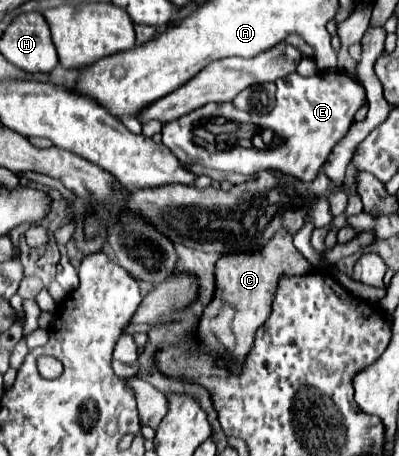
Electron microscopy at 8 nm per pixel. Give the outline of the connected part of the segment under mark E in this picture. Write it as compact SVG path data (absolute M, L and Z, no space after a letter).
M329 70L317 72L315 76L303 78L299 74L289 74L281 80L277 80L277 106L263 116L247 114L243 110L233 108L231 102L225 104L205 104L187 116L167 122L161 128L163 144L171 148L171 152L181 160L189 164L201 164L205 168L213 170L227 170L227 172L239 172L239 174L253 174L261 168L277 168L285 174L291 174L303 182L313 182L323 168L327 156L331 154L333 146L347 134L347 130L353 124L355 112L365 102L365 90L355 84L343 70L331 74Z

